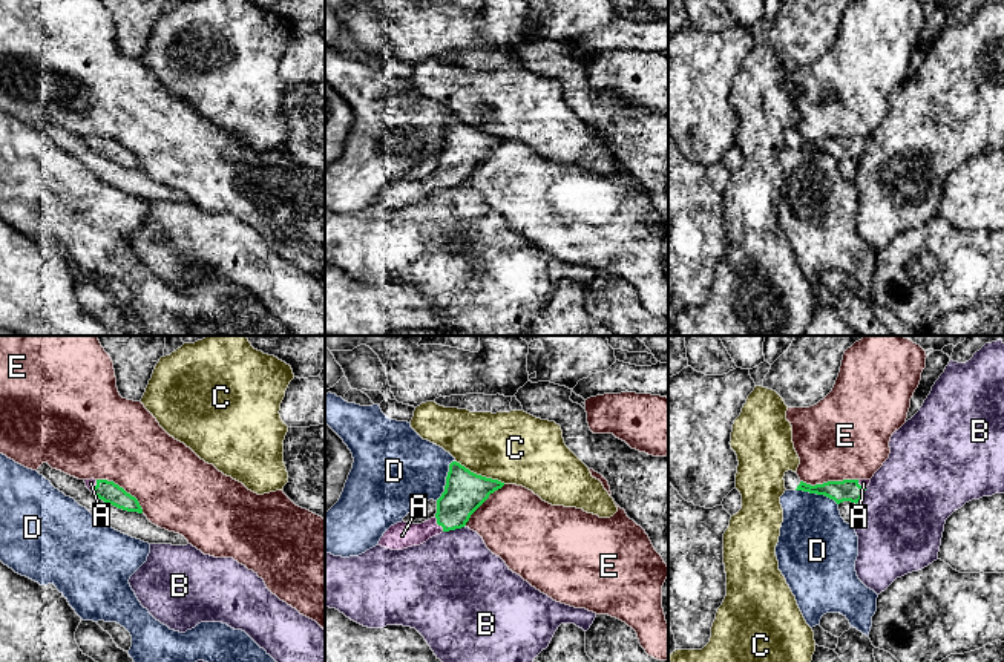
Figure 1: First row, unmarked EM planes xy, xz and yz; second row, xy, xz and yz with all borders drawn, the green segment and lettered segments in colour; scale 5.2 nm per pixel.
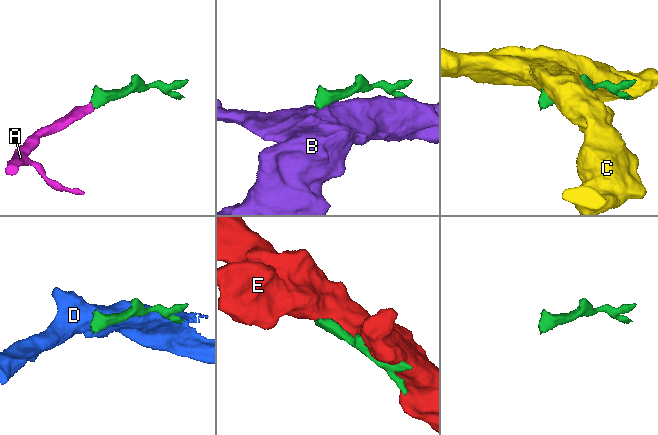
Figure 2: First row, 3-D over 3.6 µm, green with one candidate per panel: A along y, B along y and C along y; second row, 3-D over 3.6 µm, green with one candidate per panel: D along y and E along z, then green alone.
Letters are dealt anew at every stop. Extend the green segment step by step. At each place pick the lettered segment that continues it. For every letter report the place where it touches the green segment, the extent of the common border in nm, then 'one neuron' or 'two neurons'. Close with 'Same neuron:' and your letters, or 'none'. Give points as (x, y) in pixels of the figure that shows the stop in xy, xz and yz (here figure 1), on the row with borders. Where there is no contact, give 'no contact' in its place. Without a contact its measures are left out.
A: xz (439, 524) | 90 nm | one neuron
B: xz (454, 529) | 130 nm | two neurons
C: xz (480, 475) | 300 nm | two neurons
D: yz (817, 494) | 240 nm | two neurons
E: yz (828, 481) | 300 nm | two neurons
Same neuron: A

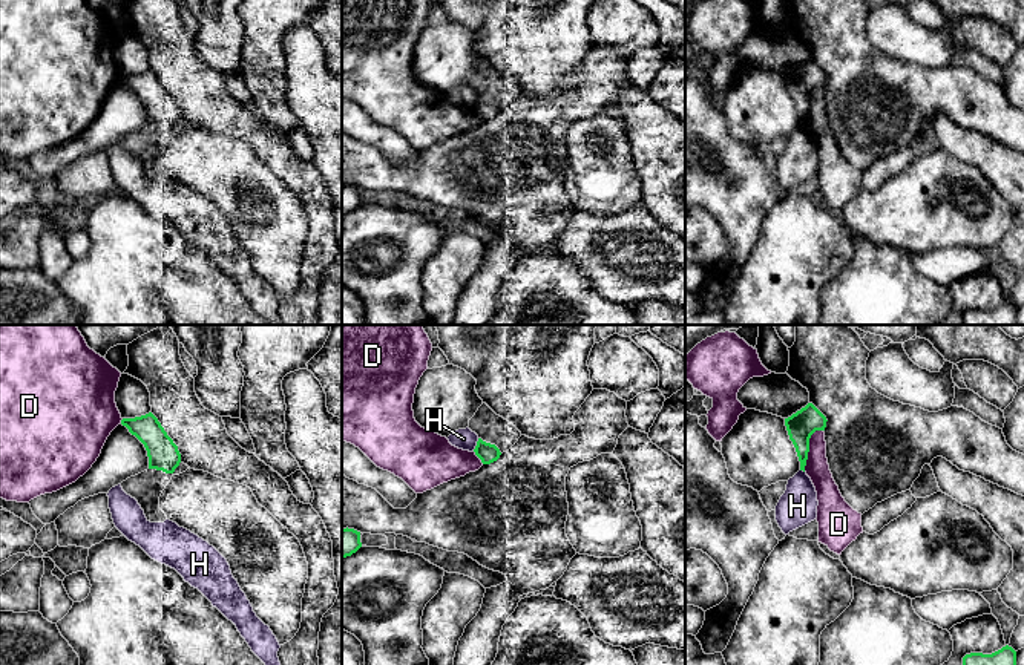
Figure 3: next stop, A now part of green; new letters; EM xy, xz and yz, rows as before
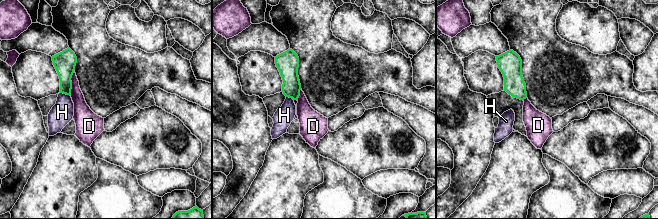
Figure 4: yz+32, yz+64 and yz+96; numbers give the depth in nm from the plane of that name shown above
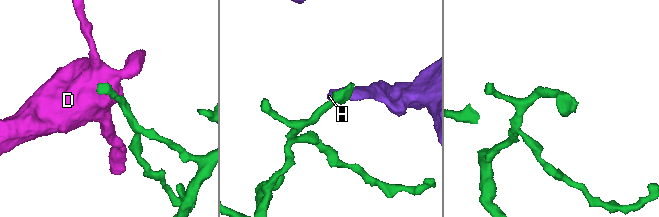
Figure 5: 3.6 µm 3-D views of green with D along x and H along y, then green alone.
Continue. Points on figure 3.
D: yz (808, 448) | 240 nm | two neurons
H: xz (477, 445) | 80 nm | two neurons
Same neuron: none

